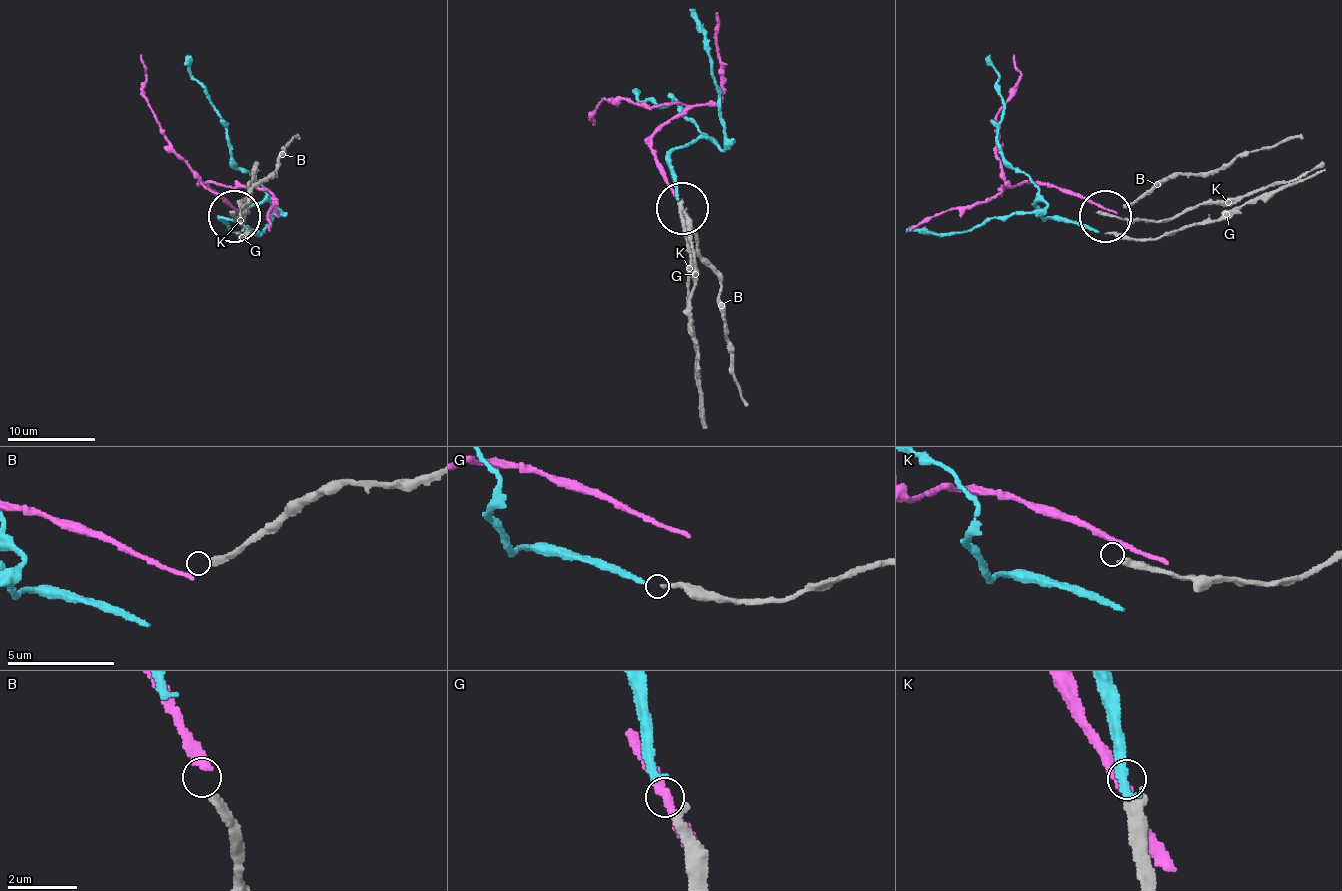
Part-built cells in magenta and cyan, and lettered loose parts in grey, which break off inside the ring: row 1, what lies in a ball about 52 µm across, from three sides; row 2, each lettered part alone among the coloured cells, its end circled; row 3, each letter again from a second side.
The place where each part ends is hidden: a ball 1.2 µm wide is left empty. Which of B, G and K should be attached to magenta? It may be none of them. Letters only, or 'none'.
none

